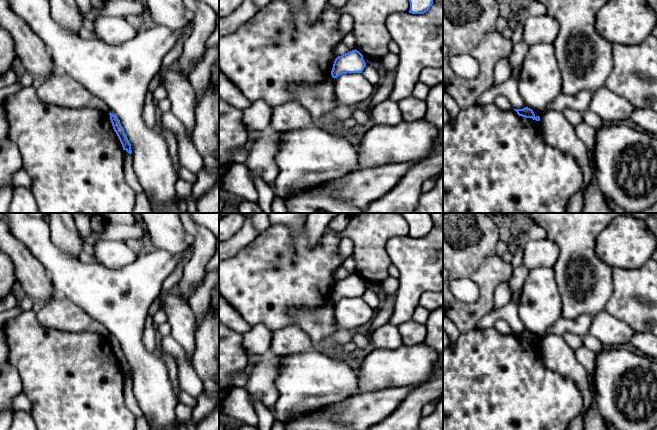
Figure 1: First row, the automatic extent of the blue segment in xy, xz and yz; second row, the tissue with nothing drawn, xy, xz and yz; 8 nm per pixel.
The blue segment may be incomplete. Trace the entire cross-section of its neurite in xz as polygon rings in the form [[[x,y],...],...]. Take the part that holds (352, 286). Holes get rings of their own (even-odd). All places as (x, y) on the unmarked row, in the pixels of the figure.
[[[355,273],[335,283],[331,299],[335,303],[342,298],[362,297],[365,291],[363,279]]]

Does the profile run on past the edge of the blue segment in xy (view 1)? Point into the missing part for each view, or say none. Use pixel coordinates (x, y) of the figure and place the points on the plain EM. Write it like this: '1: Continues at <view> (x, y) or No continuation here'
1: No continuation here

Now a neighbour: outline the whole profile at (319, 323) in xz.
[[[331,298],[317,308],[294,308],[290,314],[298,321],[298,326],[310,336],[313,348],[337,332],[334,302]]]

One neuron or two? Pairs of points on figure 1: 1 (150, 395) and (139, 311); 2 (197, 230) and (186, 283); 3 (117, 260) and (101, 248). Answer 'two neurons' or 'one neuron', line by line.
1: one neuron
2: one neuron
3: one neuron

